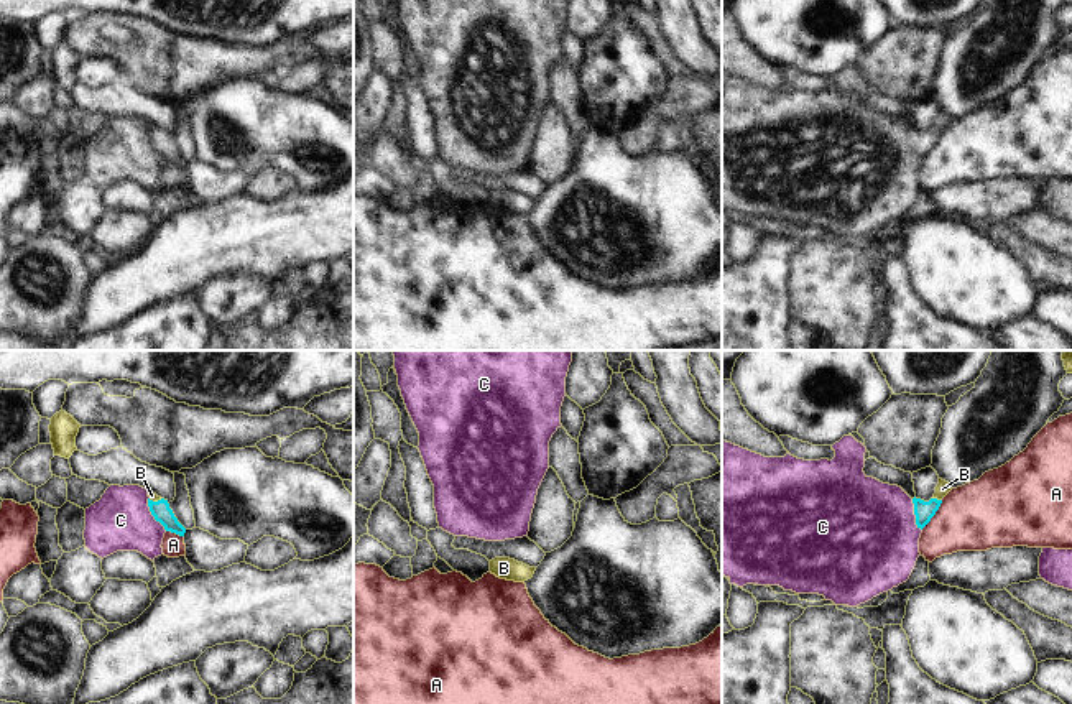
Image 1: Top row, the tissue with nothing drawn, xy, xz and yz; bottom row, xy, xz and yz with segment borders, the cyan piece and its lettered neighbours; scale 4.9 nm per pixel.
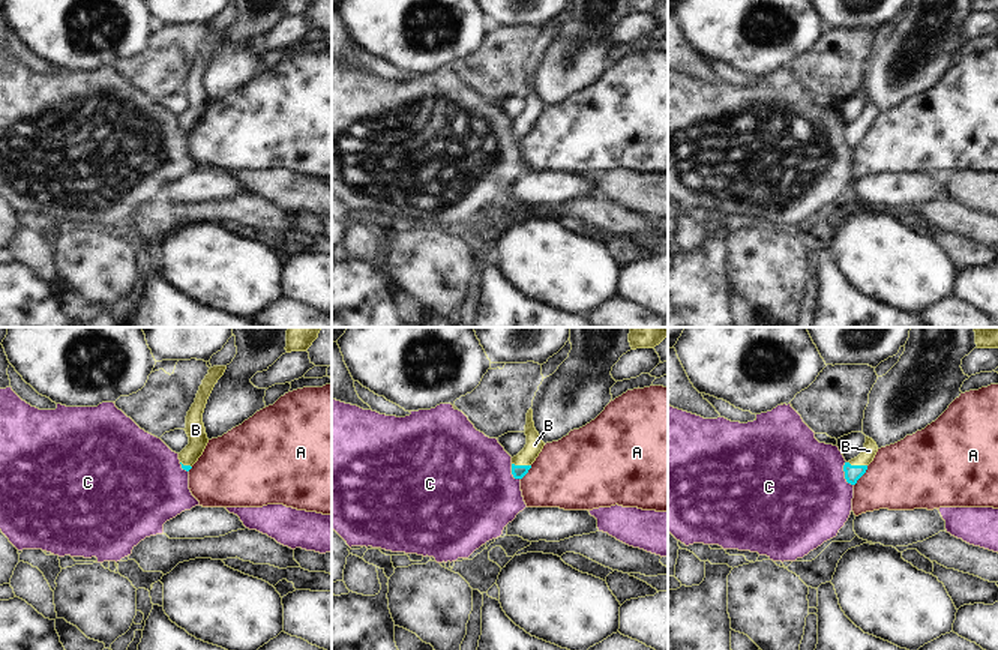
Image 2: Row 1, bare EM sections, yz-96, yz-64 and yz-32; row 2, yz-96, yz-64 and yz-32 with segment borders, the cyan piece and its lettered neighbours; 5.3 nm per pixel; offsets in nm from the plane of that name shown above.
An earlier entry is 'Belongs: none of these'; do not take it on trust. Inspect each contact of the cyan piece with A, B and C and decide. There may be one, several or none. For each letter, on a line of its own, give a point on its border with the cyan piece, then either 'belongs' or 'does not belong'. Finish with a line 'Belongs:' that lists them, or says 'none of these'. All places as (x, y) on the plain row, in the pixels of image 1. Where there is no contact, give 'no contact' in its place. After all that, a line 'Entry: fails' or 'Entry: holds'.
A: yz (934, 145) | does not belong
B: yz (936, 130) | belongs
C: xy (152, 145) | does not belong
Belongs: B
Entry: fails

